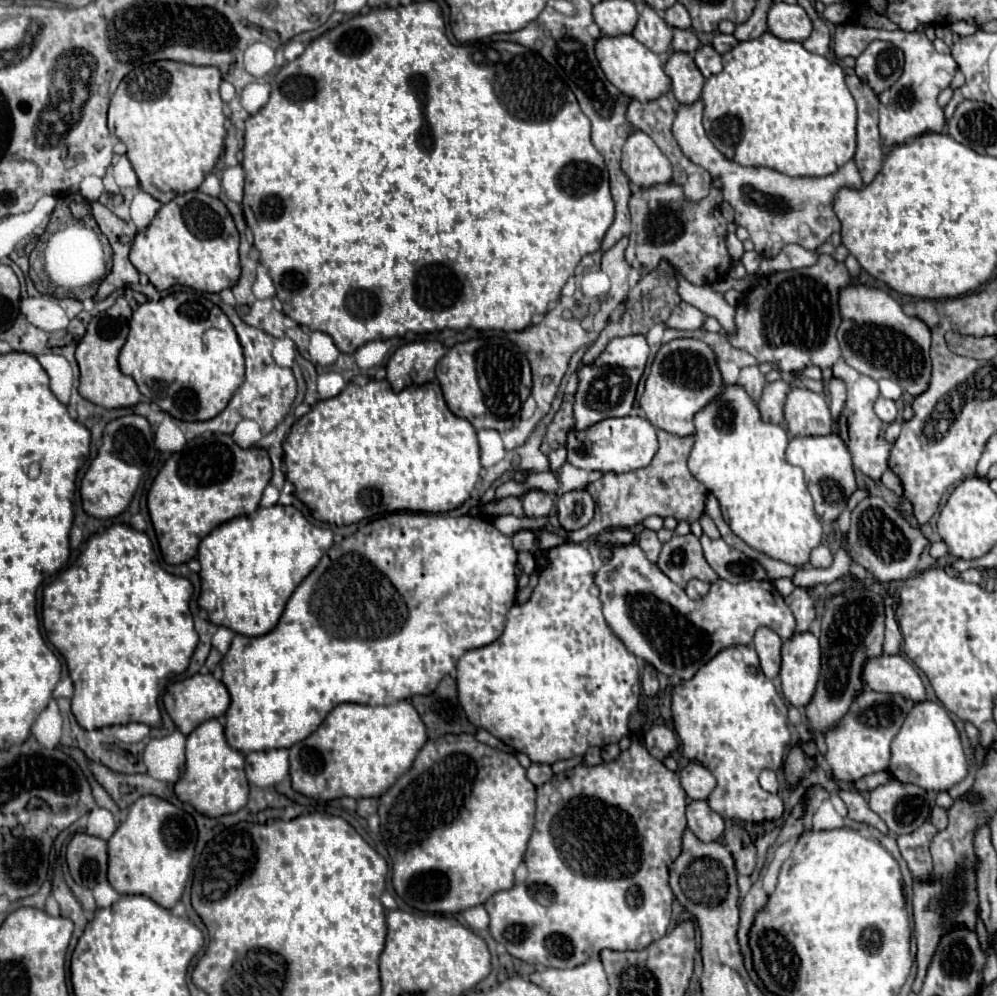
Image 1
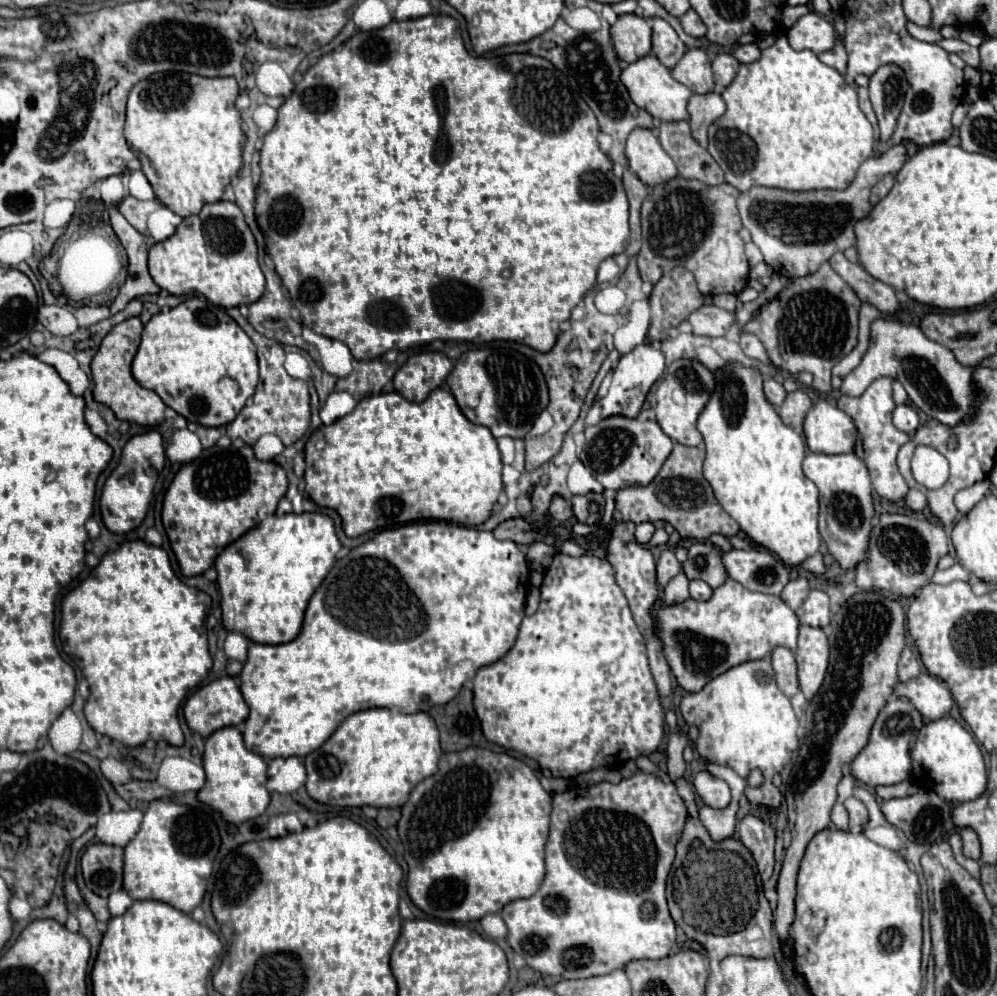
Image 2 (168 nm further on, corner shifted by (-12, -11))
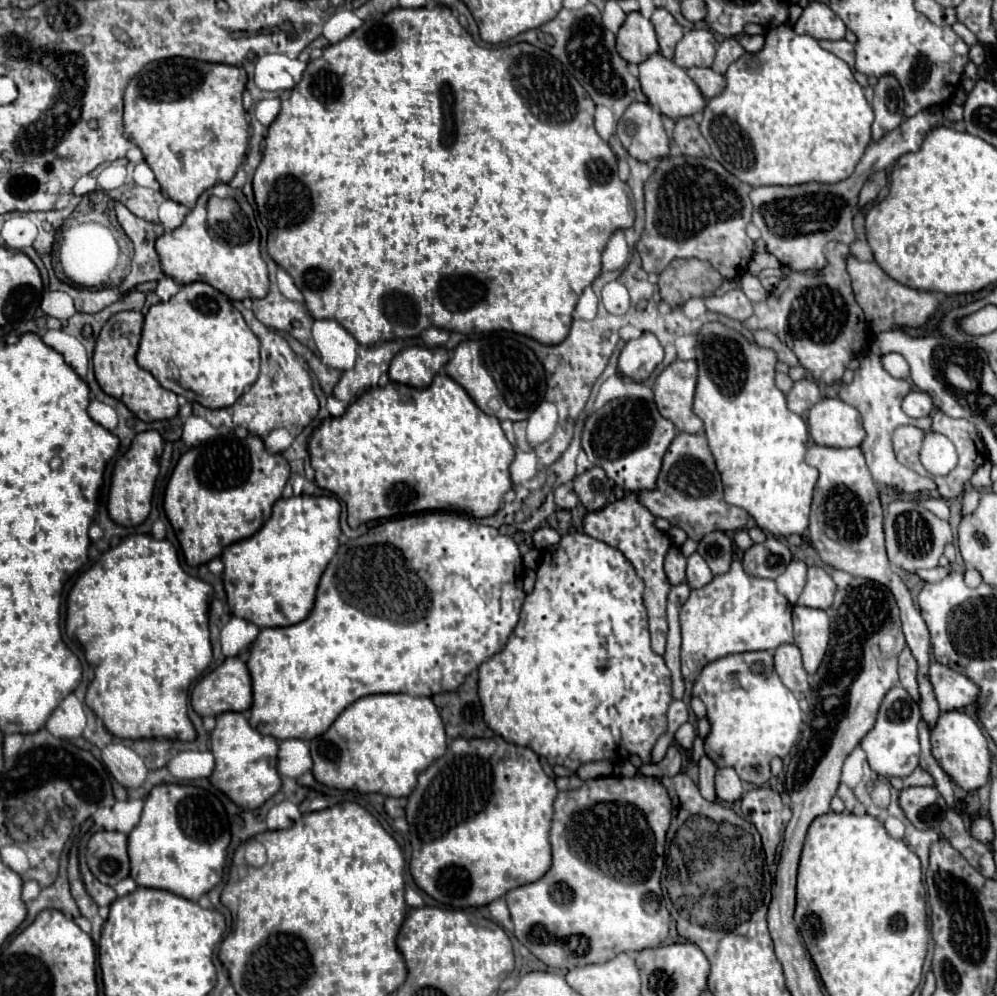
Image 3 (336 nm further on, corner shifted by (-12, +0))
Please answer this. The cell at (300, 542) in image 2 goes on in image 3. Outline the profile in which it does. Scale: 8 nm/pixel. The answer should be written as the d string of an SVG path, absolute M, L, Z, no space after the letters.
M298 495L278 499L272 517L248 539L242 539L222 553L224 589L232 615L254 621L258 627L296 625L314 607L318 581L338 551L340 503L334 497Z

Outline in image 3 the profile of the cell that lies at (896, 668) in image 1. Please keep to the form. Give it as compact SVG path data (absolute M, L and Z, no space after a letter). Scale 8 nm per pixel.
M942 663L930 665L930 681L934 685L934 695L938 697L942 713L974 705L980 697L980 687L974 681Z

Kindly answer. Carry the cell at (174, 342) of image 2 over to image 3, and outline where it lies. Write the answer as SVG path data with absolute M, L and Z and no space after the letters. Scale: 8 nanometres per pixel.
M196 281L182 285L170 301L150 307L136 359L164 389L188 401L202 393L202 405L220 409L232 405L258 379L260 341L220 291Z

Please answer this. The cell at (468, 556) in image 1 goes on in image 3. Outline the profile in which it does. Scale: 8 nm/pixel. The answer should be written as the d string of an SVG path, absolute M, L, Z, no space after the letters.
M434 511L434 513L422 513L422 515L410 515L402 519L390 519L386 523L380 523L372 527L368 533L364 533L358 539L350 539L346 545L338 549L338 553L332 557L328 563L320 585L316 593L316 603L312 613L288 627L270 627L262 629L260 635L256 637L252 649L250 649L250 659L248 659L248 669L252 675L252 685L254 685L254 703L250 709L250 725L258 729L260 733L270 733L278 741L284 739L314 739L322 735L334 719L356 699L374 695L374 693L410 693L410 695L426 695L432 697L436 693L444 691L454 691L460 687L474 669L480 667L480 663L488 661L494 653L498 653L510 633L514 631L520 615L520 607L524 603L526 593L522 591L522 557L518 551L518 545L512 541L512 537L500 535L498 529L480 525L470 521L468 517L456 515L456 513L444 513L444 511Z

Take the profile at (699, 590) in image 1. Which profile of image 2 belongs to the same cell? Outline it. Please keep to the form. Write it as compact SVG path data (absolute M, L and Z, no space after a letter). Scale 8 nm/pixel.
M692 580L690 582L690 598L694 600L708 600L712 596L712 588L702 582L702 580Z

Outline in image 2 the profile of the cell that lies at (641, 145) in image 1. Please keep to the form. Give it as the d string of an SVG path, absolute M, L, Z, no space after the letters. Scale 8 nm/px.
M634 130L628 136L626 156L630 170L634 170L646 186L664 184L678 174L674 160L664 152L652 130Z

